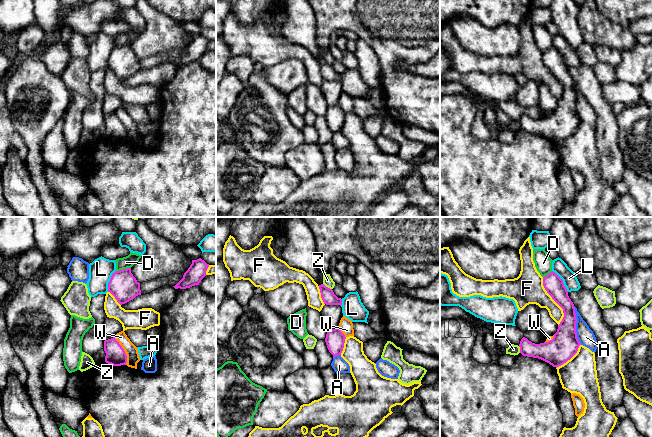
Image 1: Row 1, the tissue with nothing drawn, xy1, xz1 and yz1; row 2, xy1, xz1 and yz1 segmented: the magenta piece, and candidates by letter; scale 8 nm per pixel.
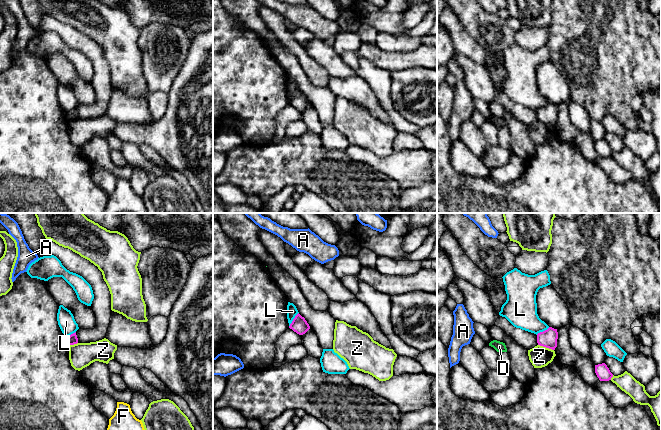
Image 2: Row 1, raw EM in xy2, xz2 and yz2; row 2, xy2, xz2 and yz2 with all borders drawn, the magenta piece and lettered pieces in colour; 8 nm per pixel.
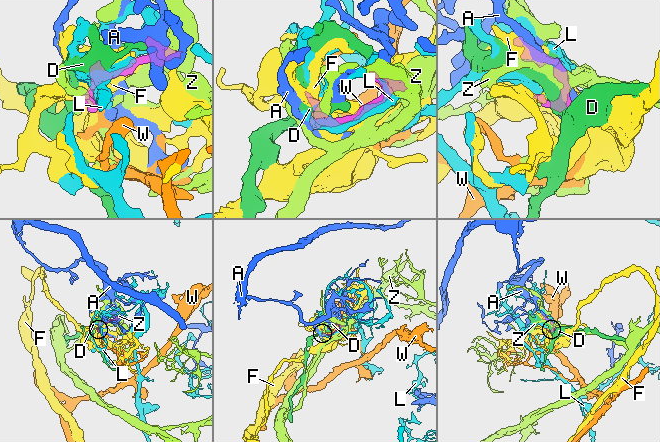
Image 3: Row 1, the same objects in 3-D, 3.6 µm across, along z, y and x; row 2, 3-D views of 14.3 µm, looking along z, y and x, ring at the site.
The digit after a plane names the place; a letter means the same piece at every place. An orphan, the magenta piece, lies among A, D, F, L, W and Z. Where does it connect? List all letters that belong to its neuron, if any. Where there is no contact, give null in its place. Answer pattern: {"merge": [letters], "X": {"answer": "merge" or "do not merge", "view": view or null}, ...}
{"merge": [], "A": {"answer": "do not merge", "view": "yz1"}, "D": {"answer": "do not merge", "view": "xy1"}, "F": {"answer": "do not merge", "view": "yz1"}, "L": {"answer": "do not merge", "view": "yz1"}, "W": {"answer": "do not merge", "view": "xy1"}, "Z": {"answer": "do not merge", "view": "yz2"}}

